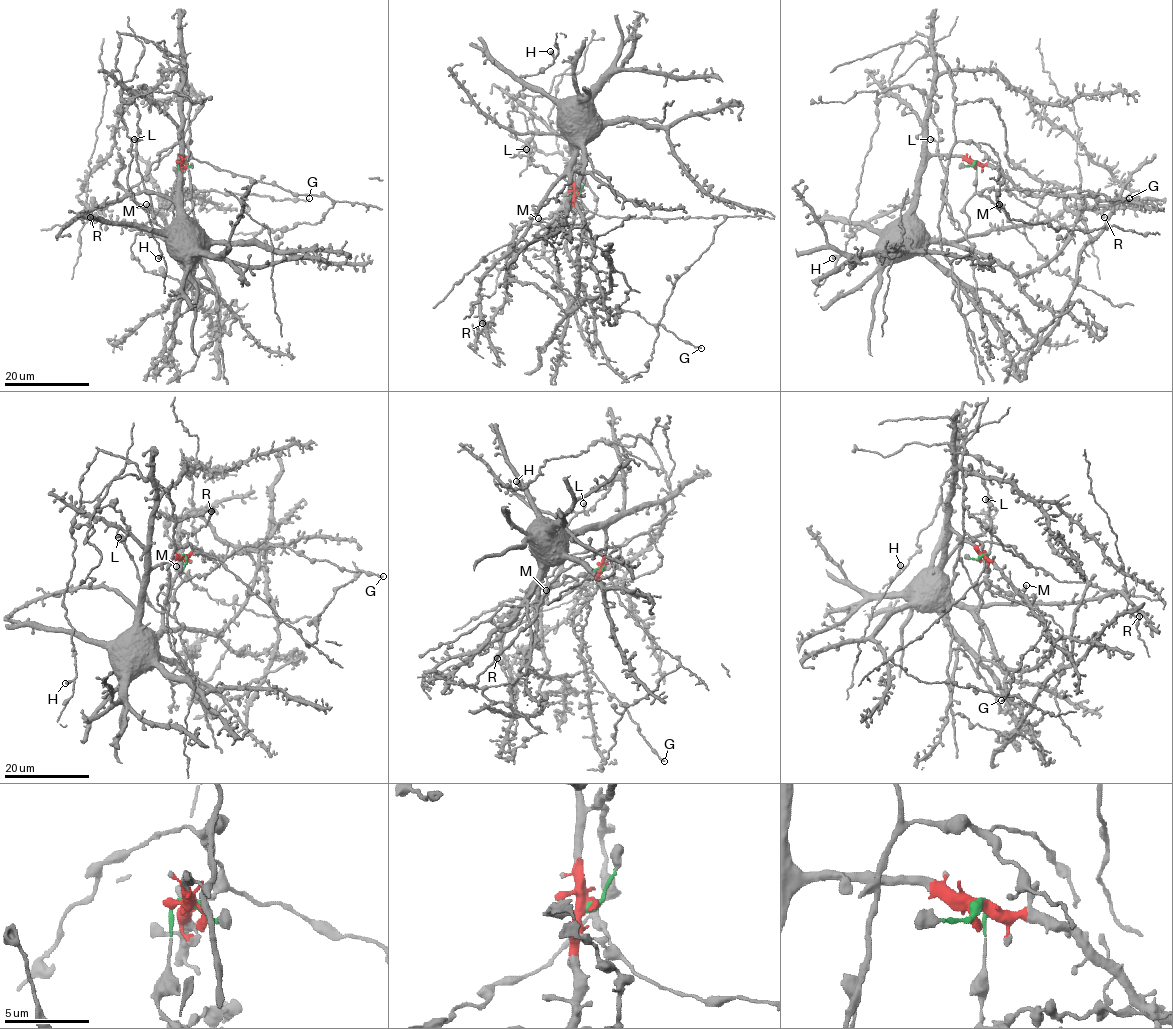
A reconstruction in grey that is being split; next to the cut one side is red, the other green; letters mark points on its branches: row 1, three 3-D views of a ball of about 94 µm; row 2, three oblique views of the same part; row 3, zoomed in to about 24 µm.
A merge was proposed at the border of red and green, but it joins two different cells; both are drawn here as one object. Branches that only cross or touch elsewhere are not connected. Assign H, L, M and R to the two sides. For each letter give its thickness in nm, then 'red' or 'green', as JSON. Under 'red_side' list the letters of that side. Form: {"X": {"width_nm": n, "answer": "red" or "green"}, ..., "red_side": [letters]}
{"H": {"width_nm": 480, "answer": "green"}, "L": {"width_nm": 400, "answer": "green"}, "M": {"width_nm": 550, "answer": "green"}, "R": {"width_nm": 460, "answer": "red"}, "red_side": ["R"]}

